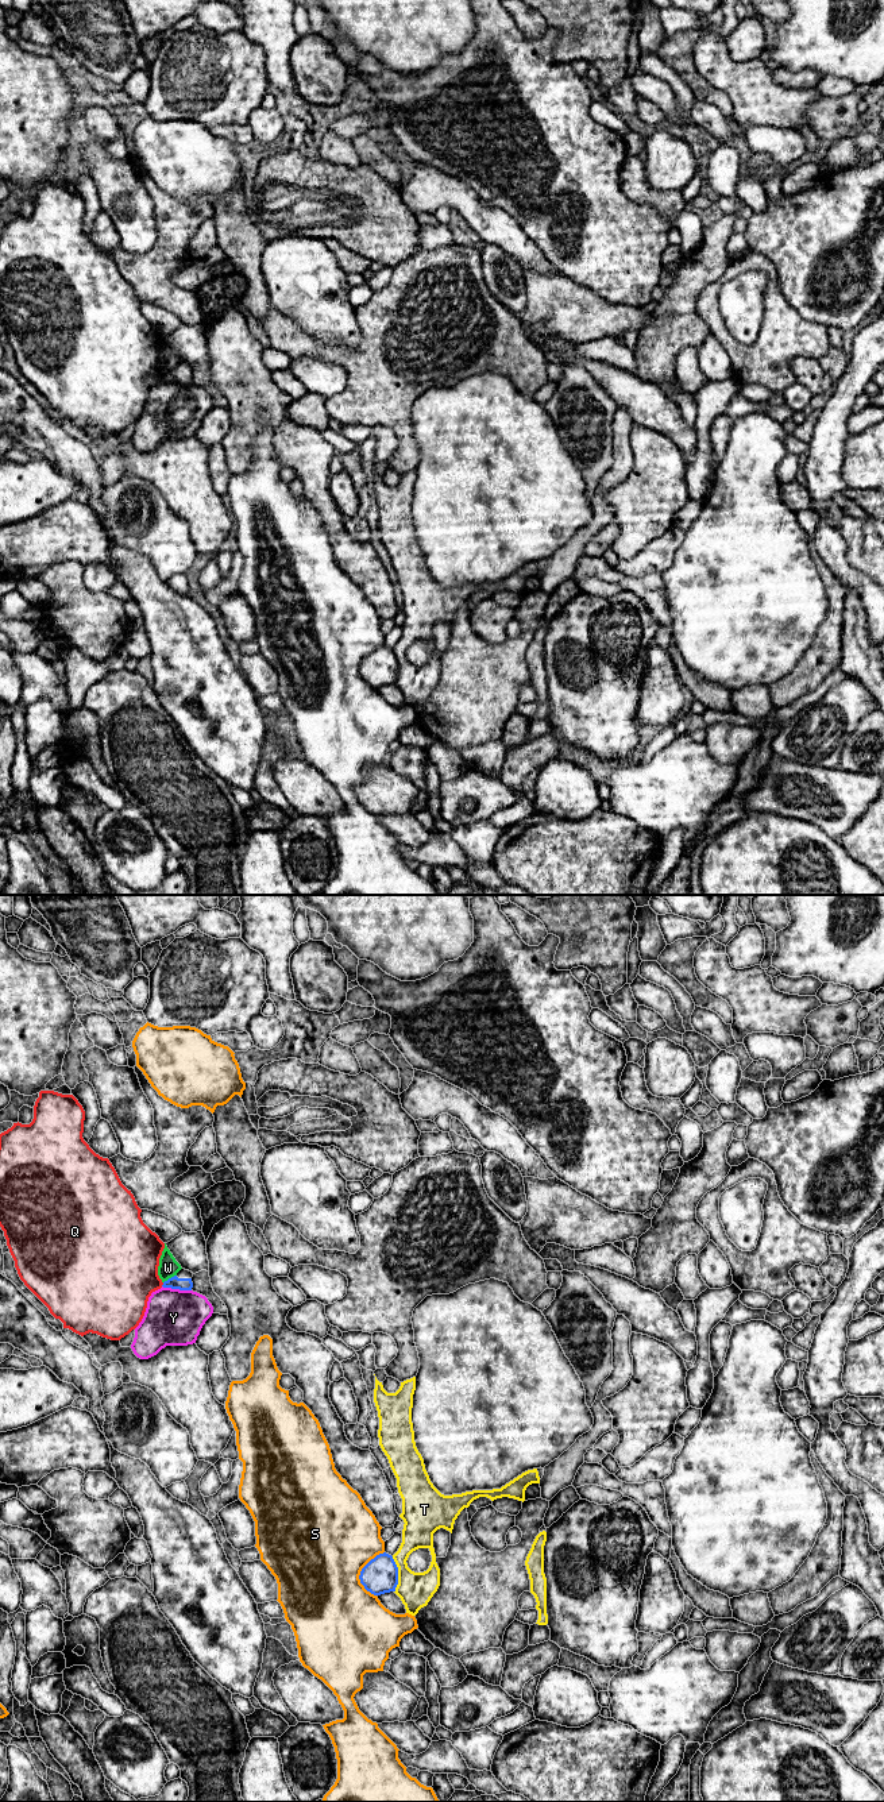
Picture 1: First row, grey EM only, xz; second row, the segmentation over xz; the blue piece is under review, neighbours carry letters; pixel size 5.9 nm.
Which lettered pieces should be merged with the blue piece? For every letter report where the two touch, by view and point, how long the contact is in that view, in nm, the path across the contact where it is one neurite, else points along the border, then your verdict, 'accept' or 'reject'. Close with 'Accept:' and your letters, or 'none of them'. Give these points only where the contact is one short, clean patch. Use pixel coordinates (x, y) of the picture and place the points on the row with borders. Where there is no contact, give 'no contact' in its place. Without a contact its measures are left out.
Q: contact xz (163, 1284); length 30 nm; reject
S: contact xz (361, 1573); length 280 nm; reject
T: contact xz (397, 1574); length 220 nm; reject
W: contact xz (169, 1278); length 90 nm; border xz (176, 1274), (163, 1282); reject
Y: contact xz (177, 1288); length 180 nm; reject
Accept: none of them

